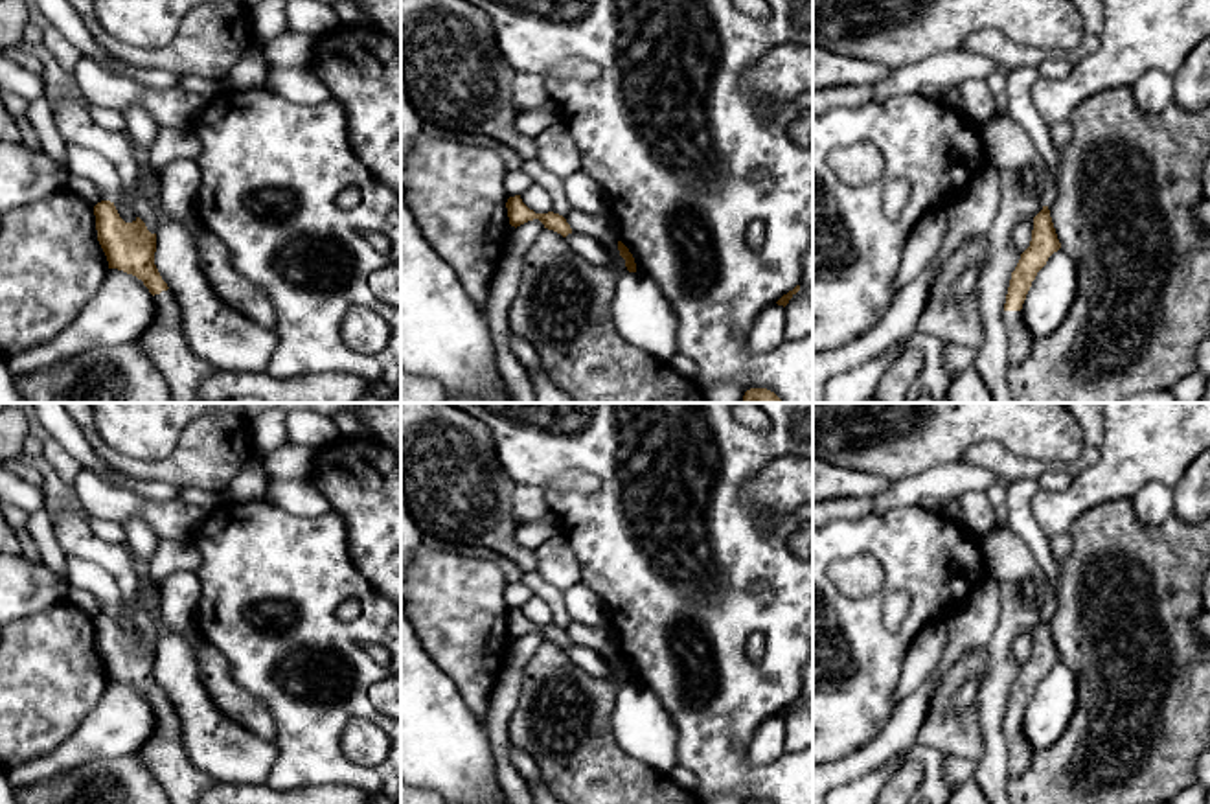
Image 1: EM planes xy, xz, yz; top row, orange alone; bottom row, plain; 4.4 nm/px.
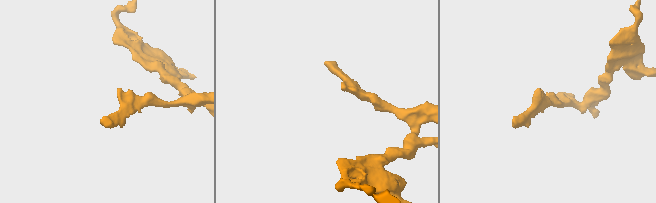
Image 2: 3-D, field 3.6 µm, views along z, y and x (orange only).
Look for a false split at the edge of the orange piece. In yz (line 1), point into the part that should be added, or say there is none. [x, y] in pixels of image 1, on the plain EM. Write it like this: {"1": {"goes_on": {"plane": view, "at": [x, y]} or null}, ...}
{"1": {"goes_on": {"plane": "yz", "at": [1019, 753]}}}

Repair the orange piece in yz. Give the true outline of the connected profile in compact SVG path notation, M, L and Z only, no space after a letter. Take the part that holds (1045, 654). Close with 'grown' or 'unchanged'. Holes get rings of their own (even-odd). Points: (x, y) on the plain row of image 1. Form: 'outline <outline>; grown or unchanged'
outline M1043 622L1033 629L1033 642L1030 659L1021 666L1021 672L1011 684L1006 716L1004 716L1004 736L1008 741L1008 773L1010 776L1021 776L1035 751L1030 747L1024 730L1022 716L1035 692L1037 684L1046 677L1048 670L1061 660L1057 651L1050 622Z; grown

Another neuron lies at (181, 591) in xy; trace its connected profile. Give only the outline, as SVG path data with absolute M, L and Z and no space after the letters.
M178 570L158 581L160 618L171 631L191 631L200 600L200 581L195 572Z

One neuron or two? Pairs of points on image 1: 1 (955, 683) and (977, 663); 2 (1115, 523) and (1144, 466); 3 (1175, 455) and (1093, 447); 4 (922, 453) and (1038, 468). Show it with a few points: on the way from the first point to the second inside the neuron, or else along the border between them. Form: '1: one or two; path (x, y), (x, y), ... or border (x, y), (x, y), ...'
1: one; path (960, 677), (971, 666)
2: two; border (1130, 497), (1104, 501), (1087, 512)
3: two; border (1104, 422), (1100, 459), (1073, 477)
4: two; border (1006, 447), (993, 440), (981, 440), (960, 460)

